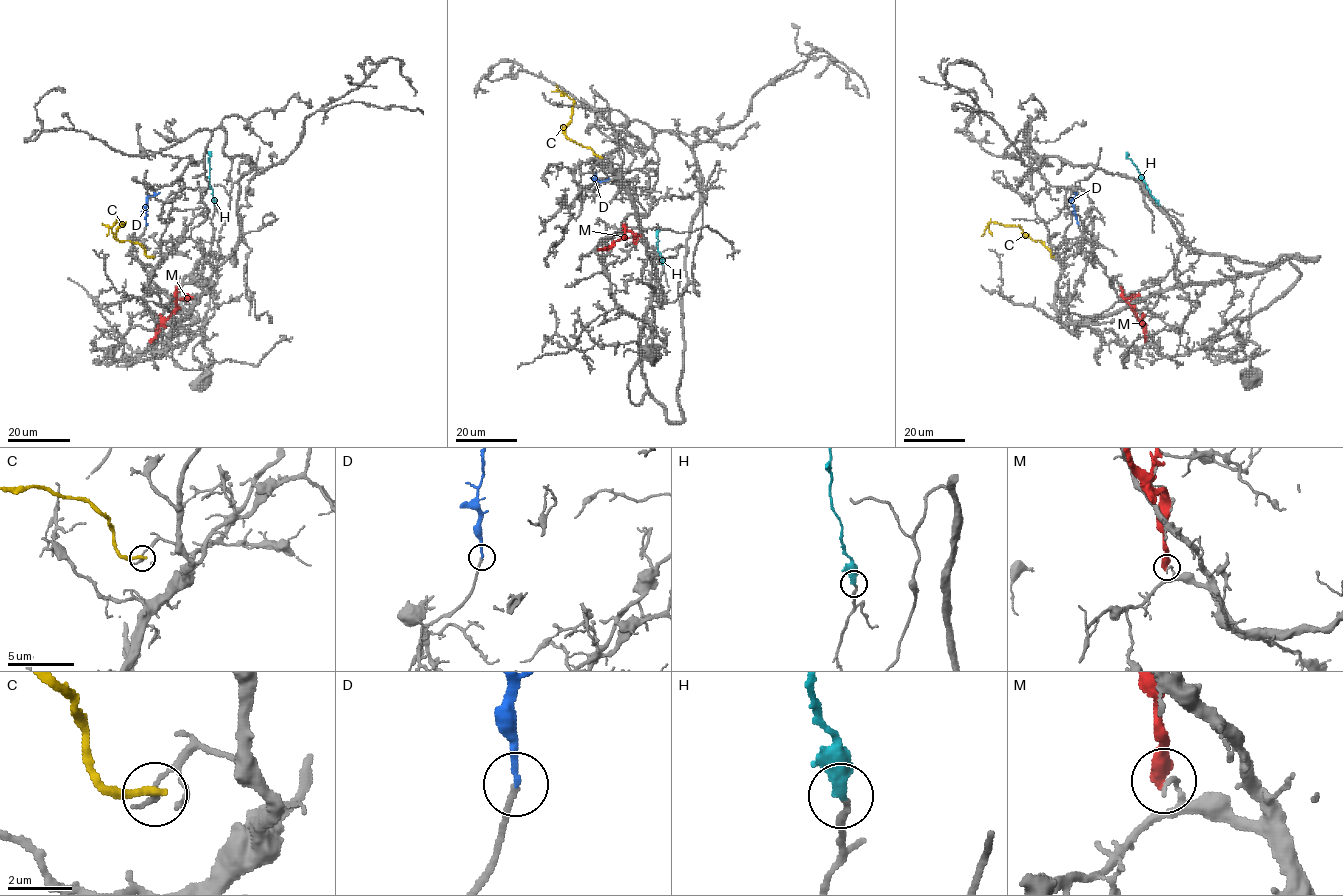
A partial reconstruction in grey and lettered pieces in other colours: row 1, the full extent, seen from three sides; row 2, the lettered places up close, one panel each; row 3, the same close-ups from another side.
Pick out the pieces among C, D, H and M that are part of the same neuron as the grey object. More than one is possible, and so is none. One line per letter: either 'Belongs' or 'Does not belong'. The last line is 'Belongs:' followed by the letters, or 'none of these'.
C: Does not belong
D: Belongs
H: Belongs
M: Does not belong
Belongs: D, H

